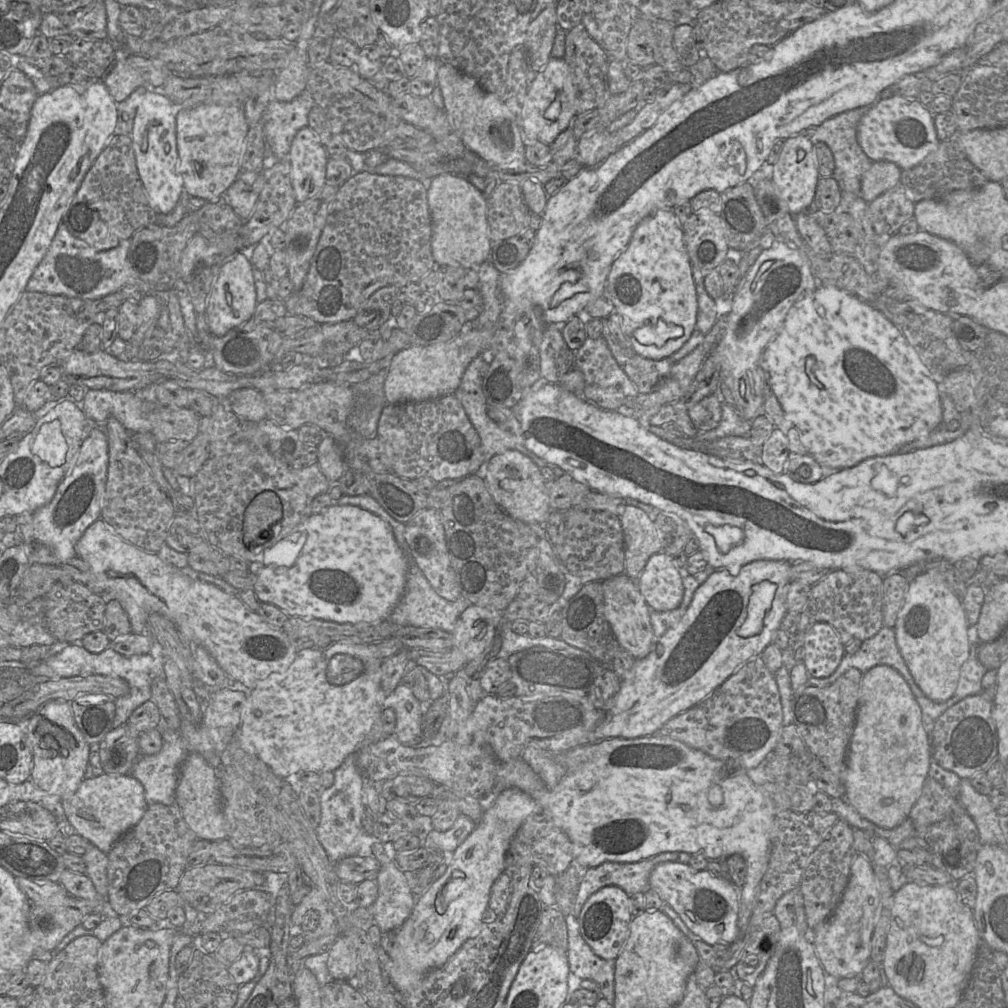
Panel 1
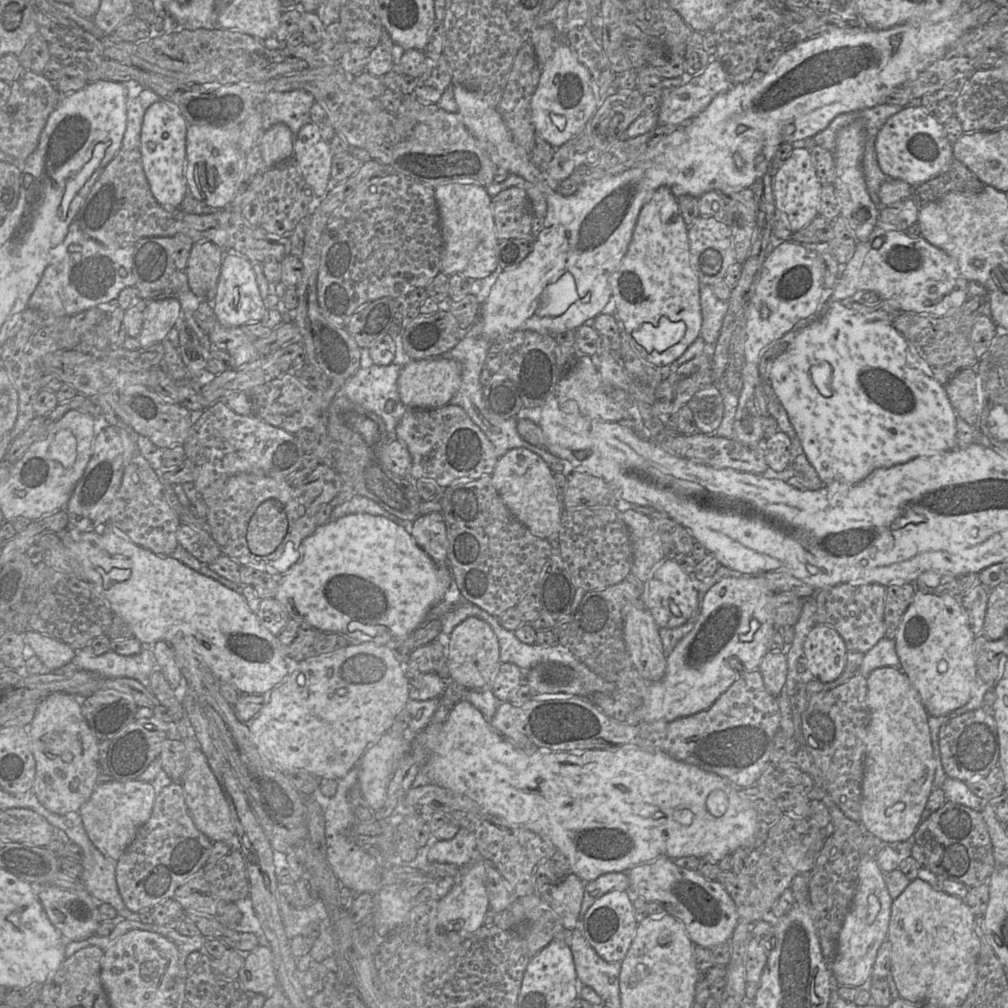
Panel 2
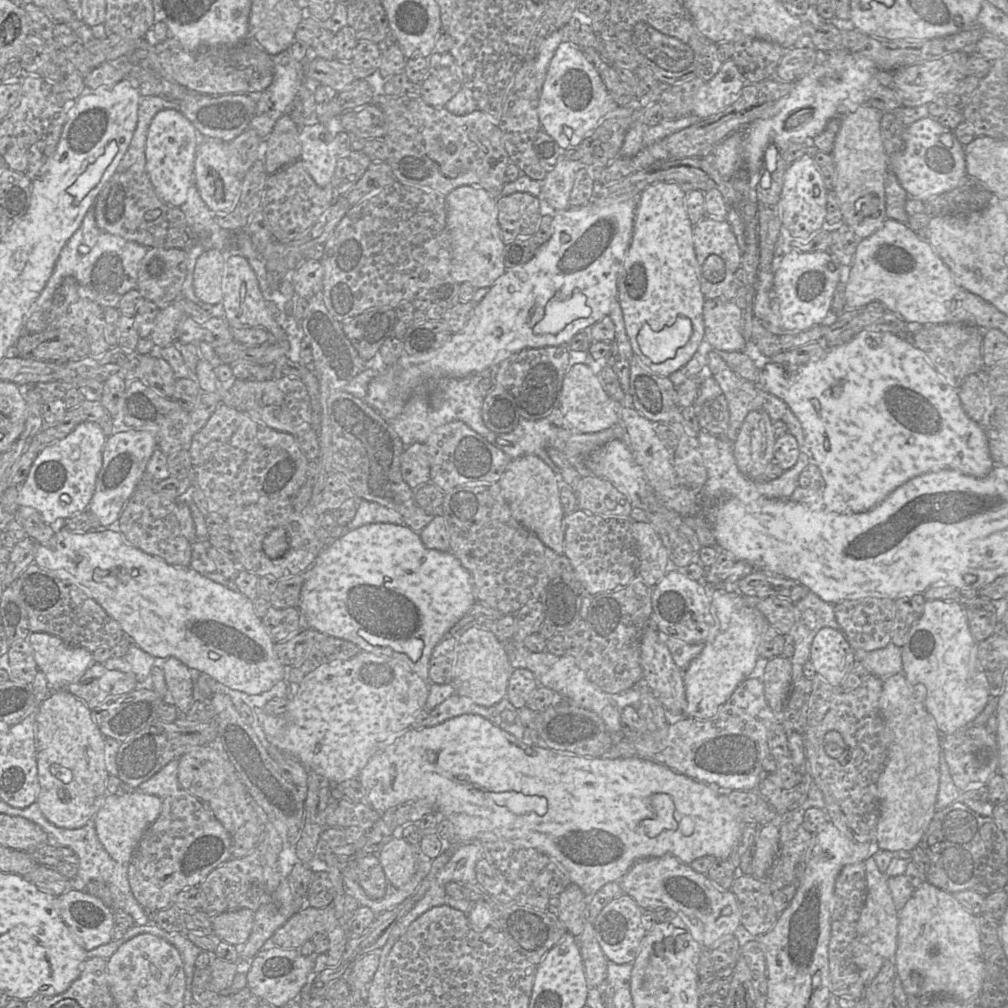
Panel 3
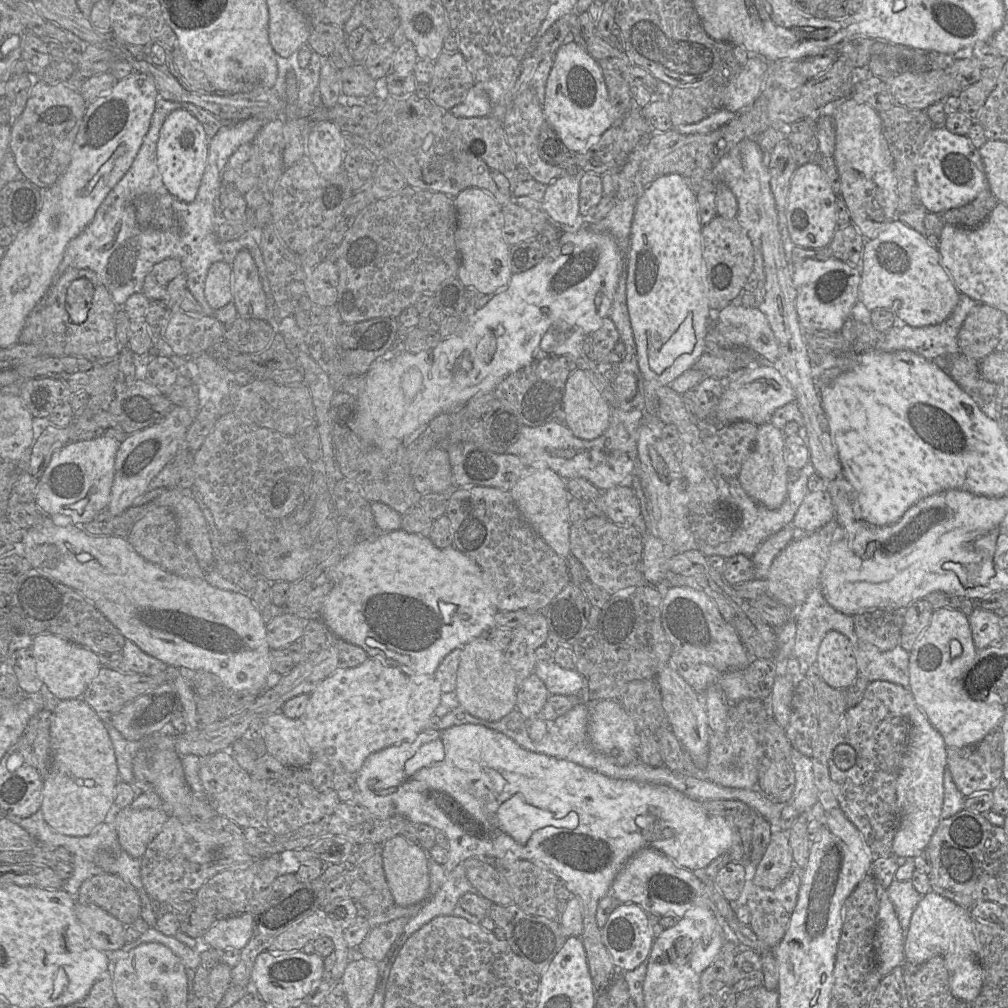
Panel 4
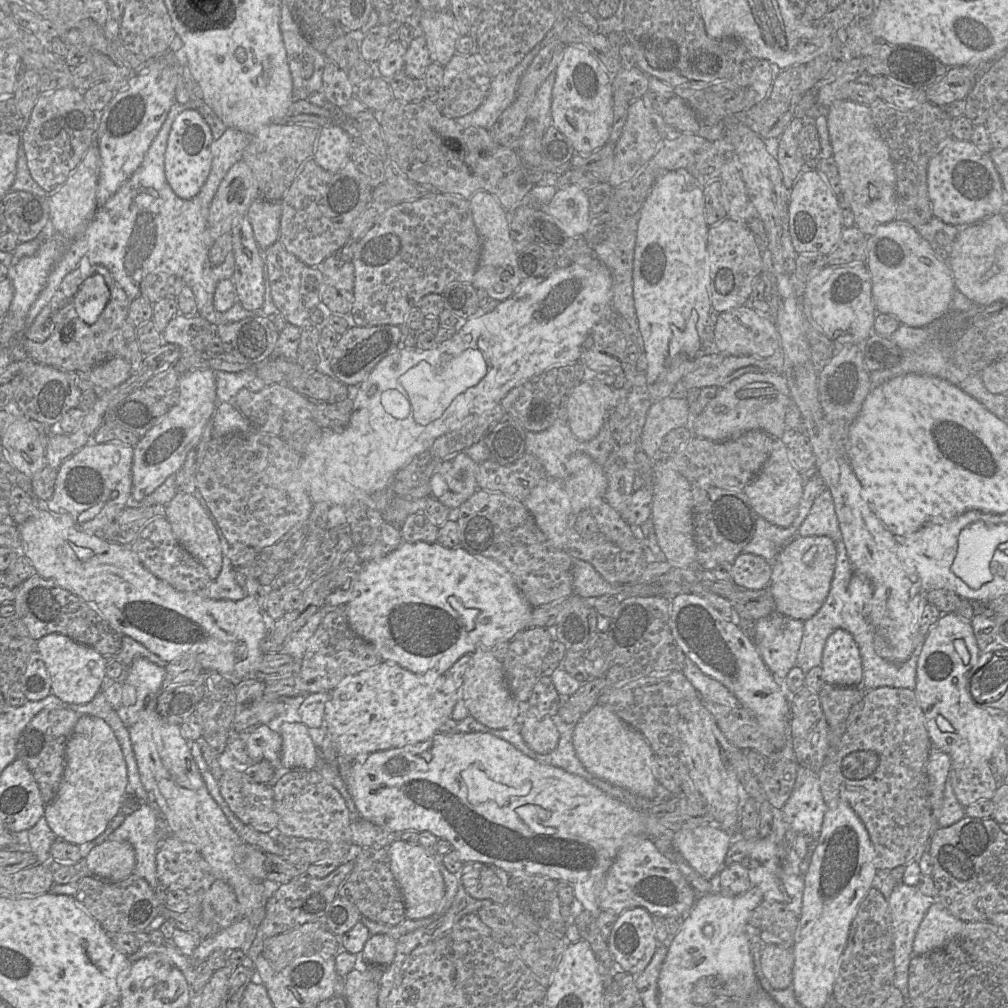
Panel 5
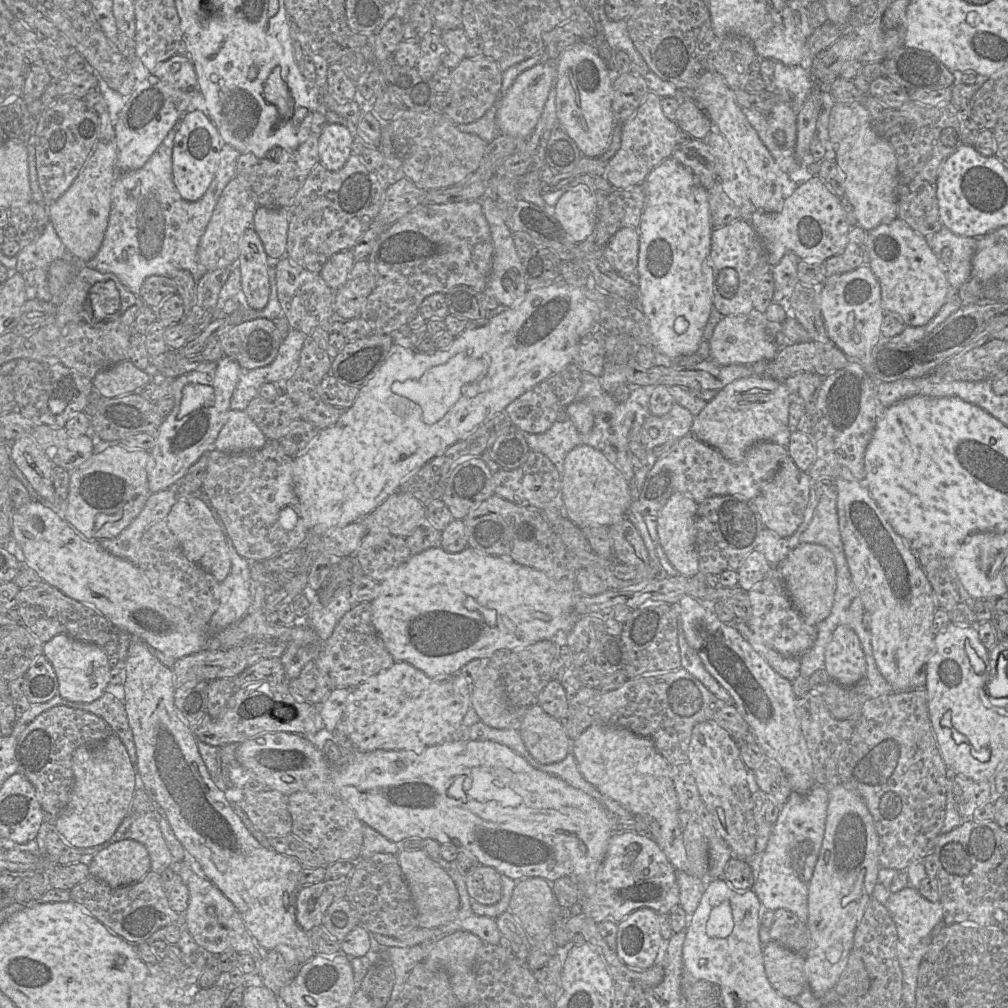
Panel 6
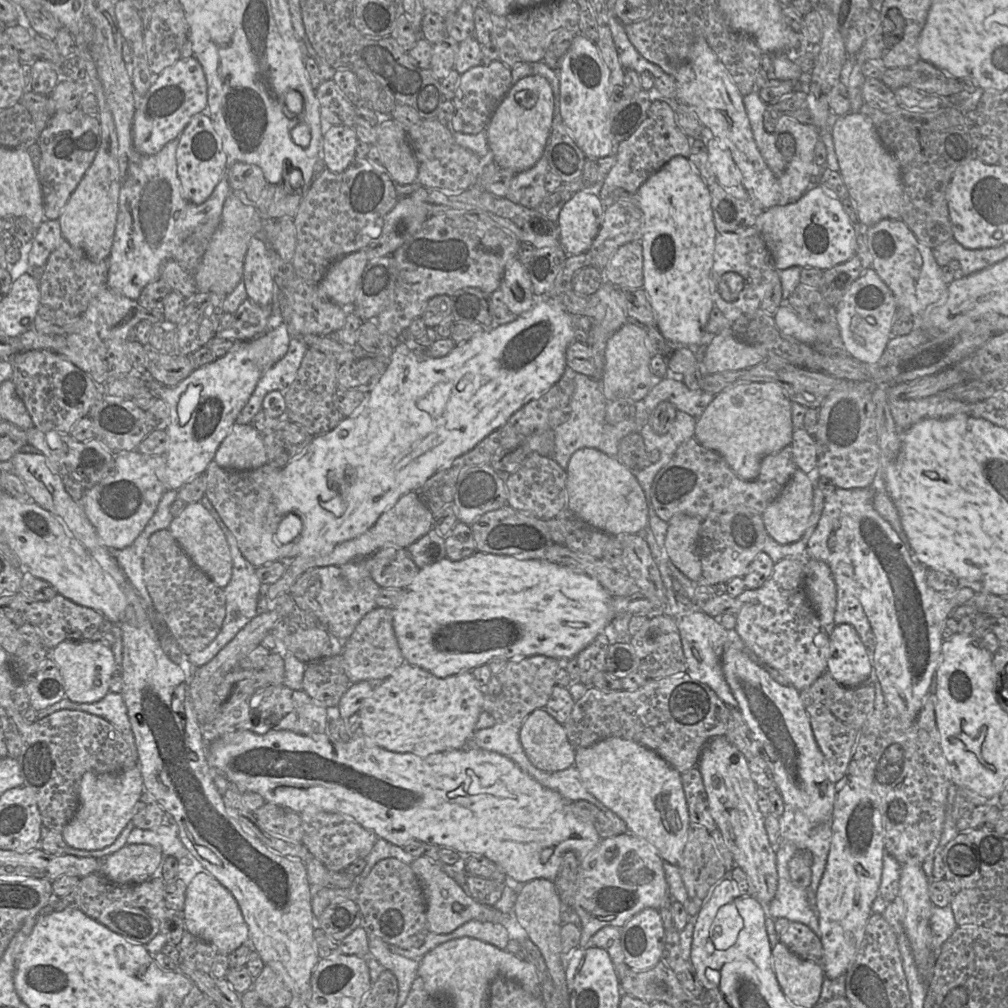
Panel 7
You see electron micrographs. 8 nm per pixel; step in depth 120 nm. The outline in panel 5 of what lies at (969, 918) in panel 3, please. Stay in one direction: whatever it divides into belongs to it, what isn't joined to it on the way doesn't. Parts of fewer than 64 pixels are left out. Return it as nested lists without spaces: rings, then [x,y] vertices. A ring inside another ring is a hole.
[[[938,903],[927,910],[914,938],[914,956],[944,947],[964,929],[966,922],[951,915]]]

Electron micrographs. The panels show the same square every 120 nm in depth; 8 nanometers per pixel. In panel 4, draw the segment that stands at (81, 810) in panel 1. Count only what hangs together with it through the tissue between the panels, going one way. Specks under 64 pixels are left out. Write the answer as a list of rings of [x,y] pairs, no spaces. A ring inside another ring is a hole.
[[[165,806],[157,809],[121,809],[115,819],[121,847],[130,856],[141,858],[150,842],[162,830],[169,815]]]

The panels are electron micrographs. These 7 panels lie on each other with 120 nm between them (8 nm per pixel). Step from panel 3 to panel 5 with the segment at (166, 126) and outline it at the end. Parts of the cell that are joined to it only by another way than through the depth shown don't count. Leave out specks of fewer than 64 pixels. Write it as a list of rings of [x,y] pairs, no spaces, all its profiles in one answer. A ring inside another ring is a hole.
[[[184,110],[173,121],[165,151],[164,168],[167,182],[182,199],[192,199],[205,184],[212,167],[212,131],[202,115]]]

